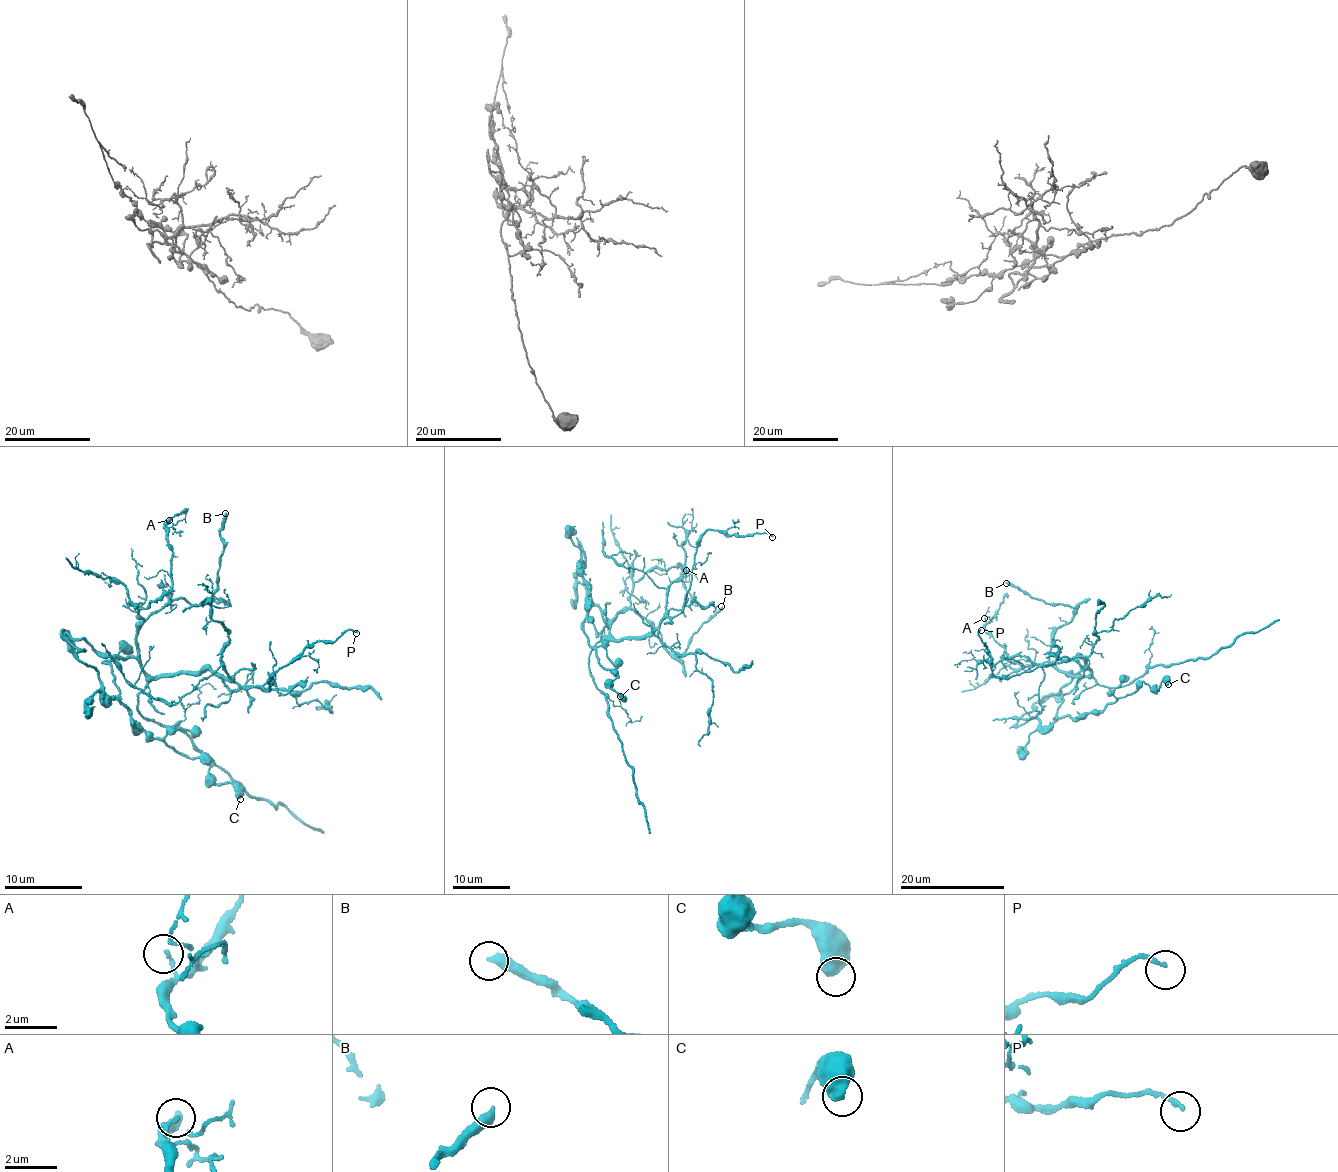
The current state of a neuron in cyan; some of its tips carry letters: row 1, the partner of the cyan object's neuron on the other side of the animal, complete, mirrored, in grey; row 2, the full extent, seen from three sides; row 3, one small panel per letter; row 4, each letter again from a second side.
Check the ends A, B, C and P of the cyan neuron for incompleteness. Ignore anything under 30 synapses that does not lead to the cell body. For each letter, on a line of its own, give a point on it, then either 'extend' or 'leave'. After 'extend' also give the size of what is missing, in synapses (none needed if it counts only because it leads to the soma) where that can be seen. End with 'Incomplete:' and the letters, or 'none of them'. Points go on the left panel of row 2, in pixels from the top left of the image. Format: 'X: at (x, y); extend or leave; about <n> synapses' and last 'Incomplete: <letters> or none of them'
A: at (169, 520); leave
B: at (225, 513); leave
C: at (240, 799); leave
P: at (356, 633); leave
Incomplete: none of them

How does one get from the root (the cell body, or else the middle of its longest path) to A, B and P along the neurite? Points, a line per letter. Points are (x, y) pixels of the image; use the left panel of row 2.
A: (143, 672), (135, 645), (143, 619), (137, 612), (171, 588), (169, 520)
B: (143, 672), (134, 641), (148, 615), (183, 598), (196, 605), (217, 587), (225, 513)
P: (143, 672), (157, 677), (209, 668), (242, 687), (270, 691), (267, 679), (307, 647), (356, 633)

